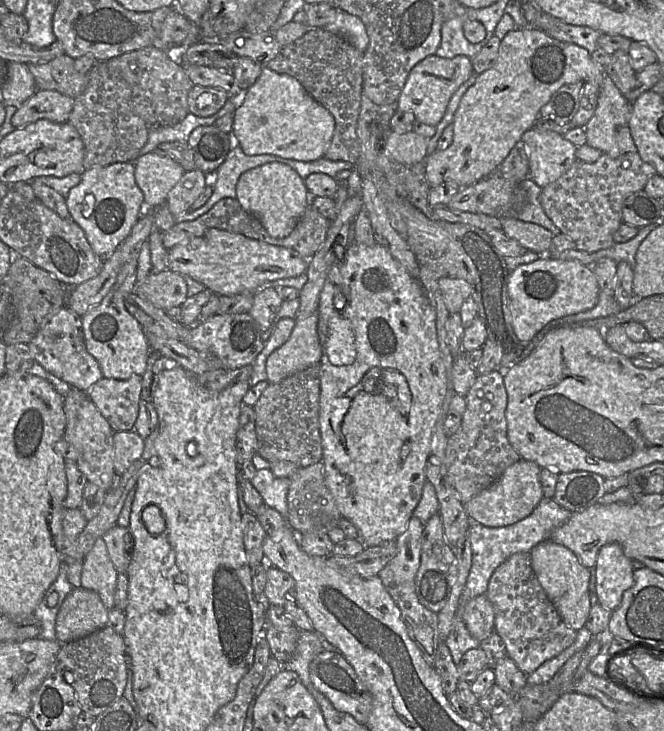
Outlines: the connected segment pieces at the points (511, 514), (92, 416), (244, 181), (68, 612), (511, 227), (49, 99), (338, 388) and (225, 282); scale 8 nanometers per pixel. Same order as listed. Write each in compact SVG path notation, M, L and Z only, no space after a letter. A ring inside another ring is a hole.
M525 459L509 466L491 486L464 503L470 520L486 527L497 528L512 525L529 516L544 498L540 482L541 469L535 462Z
M70 387L64 394L64 411L66 427L63 438L78 451L76 465L87 480L100 487L105 492L111 489L115 474L113 466L113 434L114 431L102 416L96 405L88 396L74 387Z
M271 162L250 169L239 177L236 198L272 237L284 238L293 231L306 209L307 191L304 179L294 169L281 162Z
M74 588L66 596L56 618L57 640L67 644L106 627L108 611L96 592Z
M514 217L500 219L504 232L528 251L536 252L539 255L549 253L554 237L550 230L539 224L525 222Z
M37 90L17 109L11 119L15 129L46 119L54 123L68 122L74 98L55 90Z
M357 242L350 244L346 248L343 258L337 260L330 268L320 293L317 314L317 332L322 349L320 361L319 429L324 479L341 516L349 520L357 528L363 547L372 547L379 545L383 541L395 540L405 531L410 518L413 516L414 509L420 501L423 486L427 480L425 467L431 452L432 435L441 414L443 401L448 389L447 371L437 339L436 314L419 280L412 277L386 248L378 243L374 246L366 246ZM372 368L380 370L383 394L370 394L362 389L361 381Z
M211 228L204 235L195 237L185 244L175 245L168 250L169 270L190 276L217 295L254 294L267 282L296 277L305 273L307 265L307 259L298 256L290 249L216 228Z

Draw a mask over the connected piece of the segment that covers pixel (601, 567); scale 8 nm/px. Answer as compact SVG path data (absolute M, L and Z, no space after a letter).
M615 542L609 543L599 550L595 571L598 603L604 609L613 612L620 606L623 593L634 584L634 567L632 560L625 556L620 544Z

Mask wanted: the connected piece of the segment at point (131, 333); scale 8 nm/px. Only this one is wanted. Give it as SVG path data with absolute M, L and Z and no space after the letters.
M138 259L127 261L120 269L117 281L102 301L82 316L86 350L98 362L104 378L127 380L132 375L143 376L151 351L140 323L126 310L125 298L136 289Z

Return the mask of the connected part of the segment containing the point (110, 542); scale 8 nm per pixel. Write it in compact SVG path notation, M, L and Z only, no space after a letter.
M115 525L103 535L102 539L116 571L126 574L134 545L129 528Z

